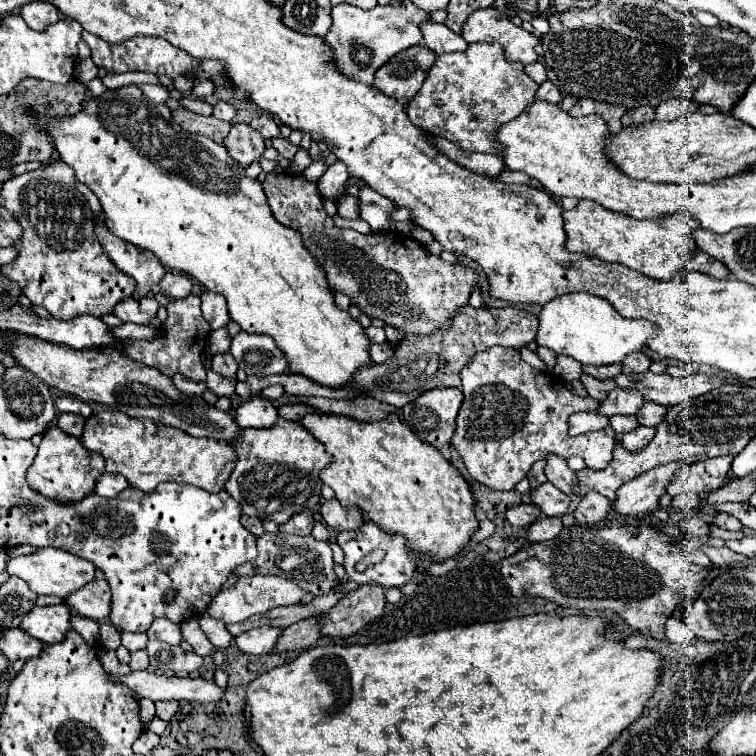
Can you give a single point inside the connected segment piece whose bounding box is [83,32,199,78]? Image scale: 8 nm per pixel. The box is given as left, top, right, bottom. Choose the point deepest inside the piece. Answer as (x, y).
(156, 55)

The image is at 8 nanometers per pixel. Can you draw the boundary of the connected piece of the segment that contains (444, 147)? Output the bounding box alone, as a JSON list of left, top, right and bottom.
[433,136,505,178]

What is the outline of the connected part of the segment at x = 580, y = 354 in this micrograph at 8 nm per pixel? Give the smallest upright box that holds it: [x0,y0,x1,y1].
[537,292,655,364]

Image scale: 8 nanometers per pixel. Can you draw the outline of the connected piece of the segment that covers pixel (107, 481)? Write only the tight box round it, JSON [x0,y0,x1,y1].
[95,474,129,498]

